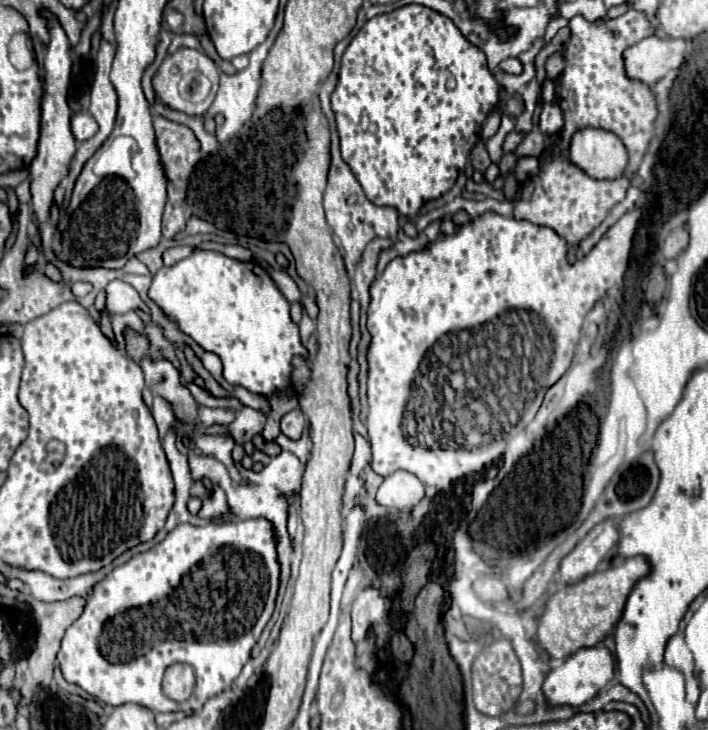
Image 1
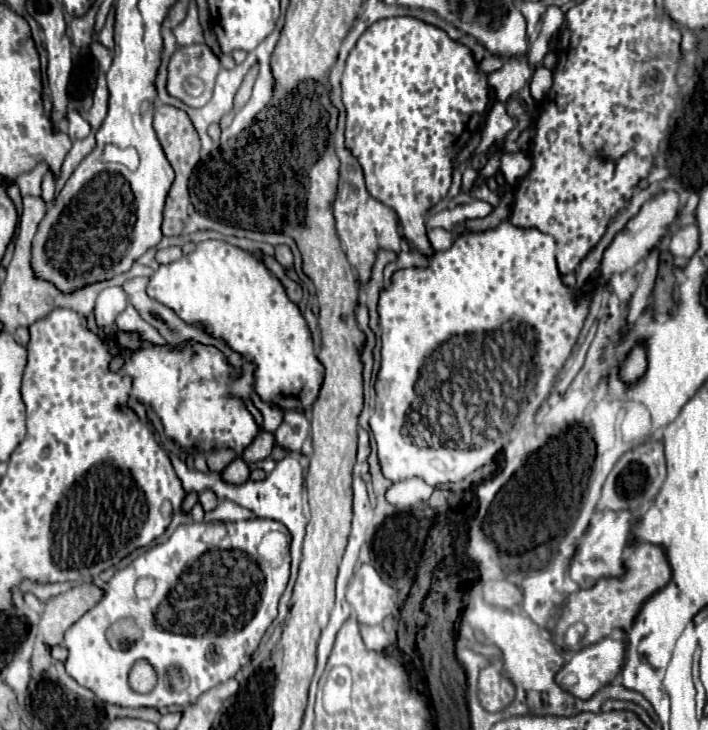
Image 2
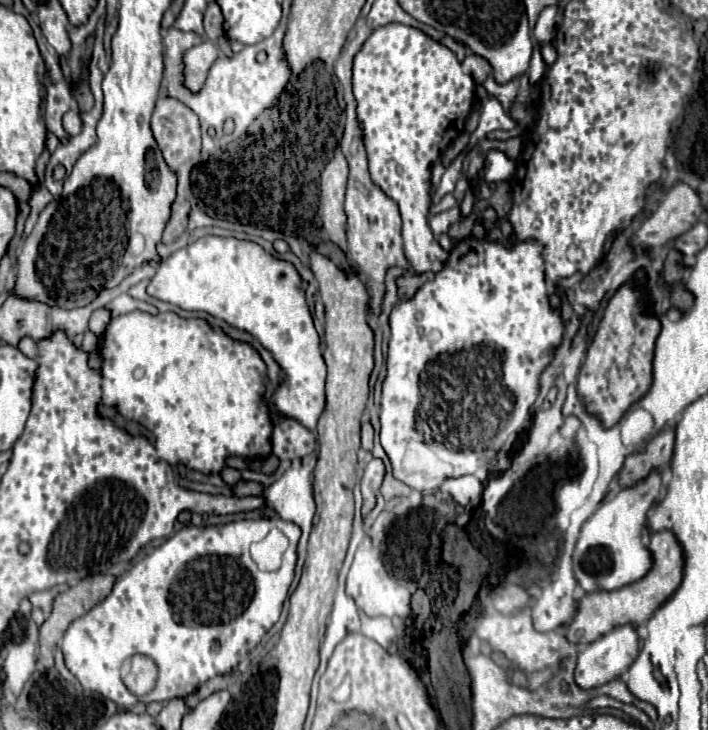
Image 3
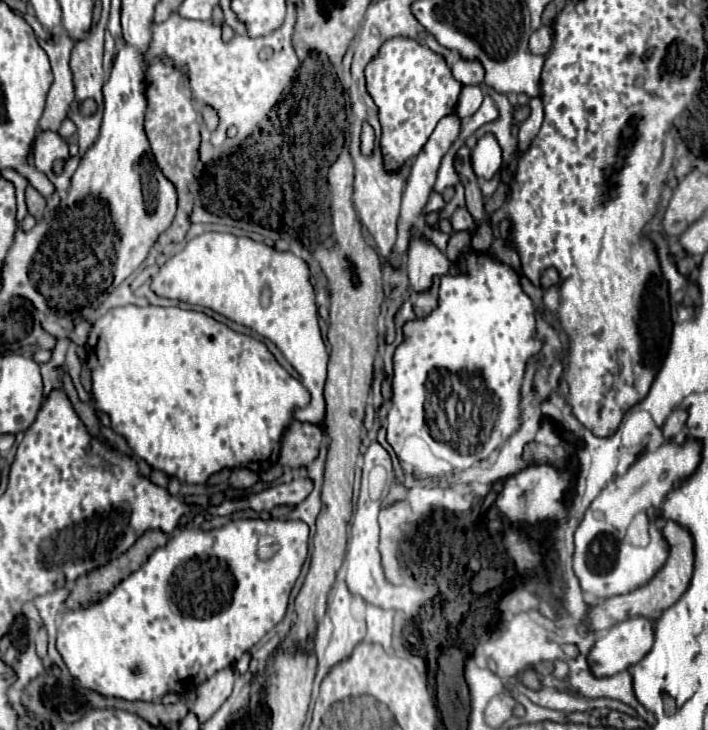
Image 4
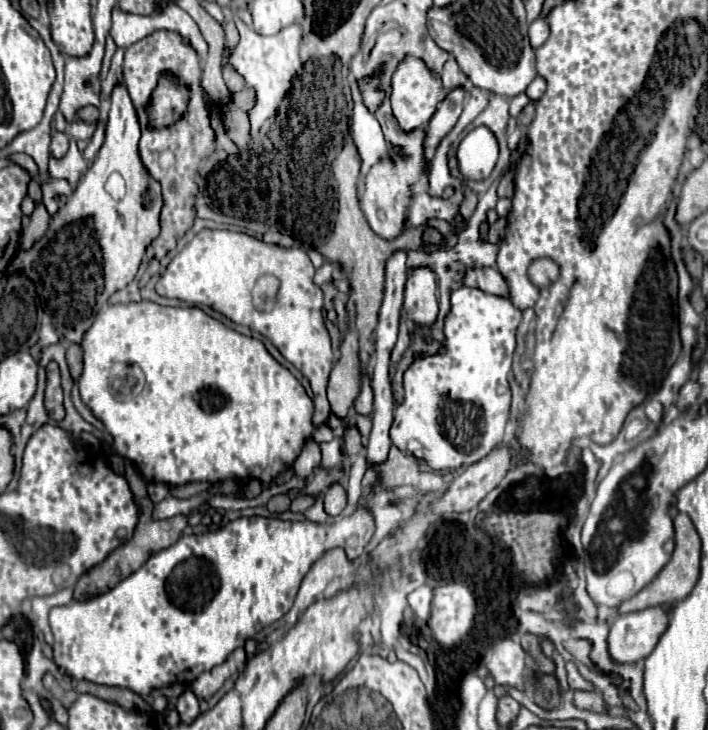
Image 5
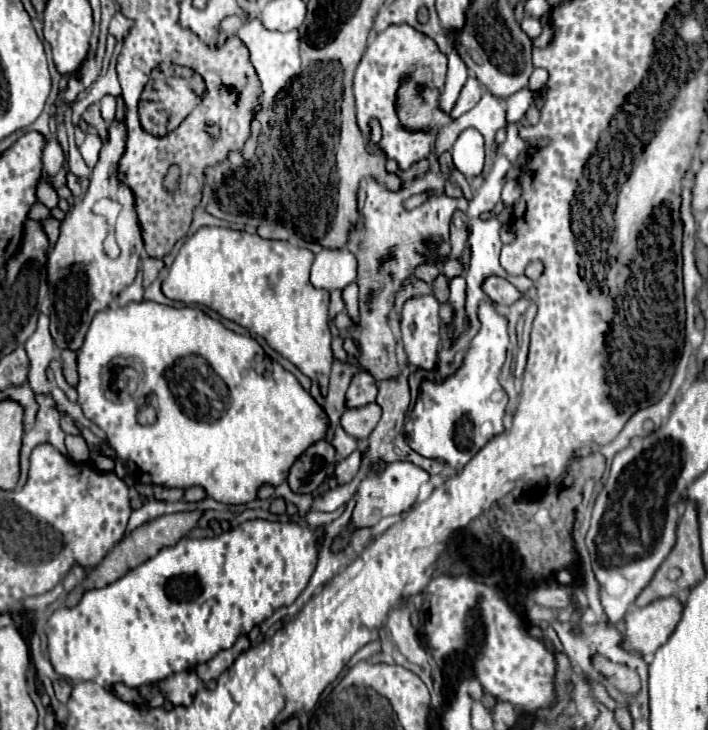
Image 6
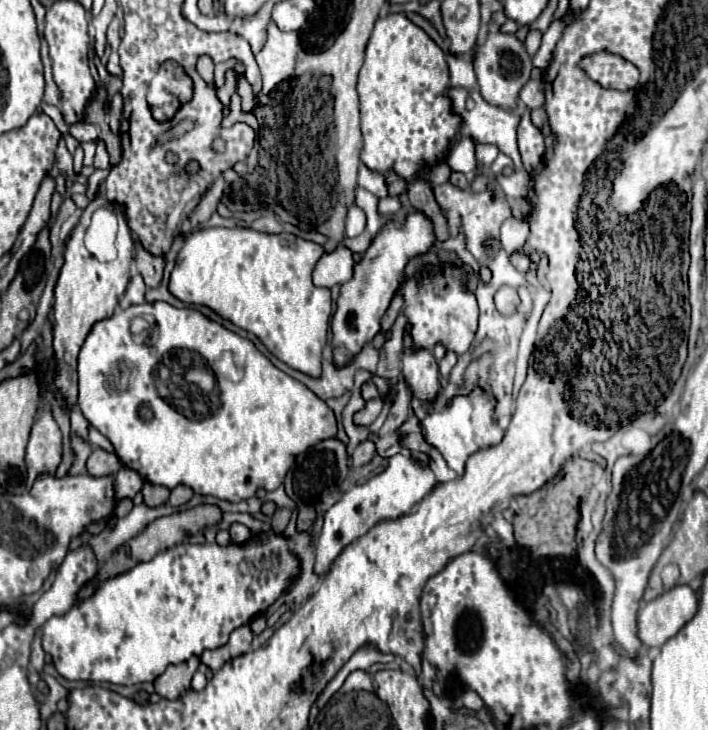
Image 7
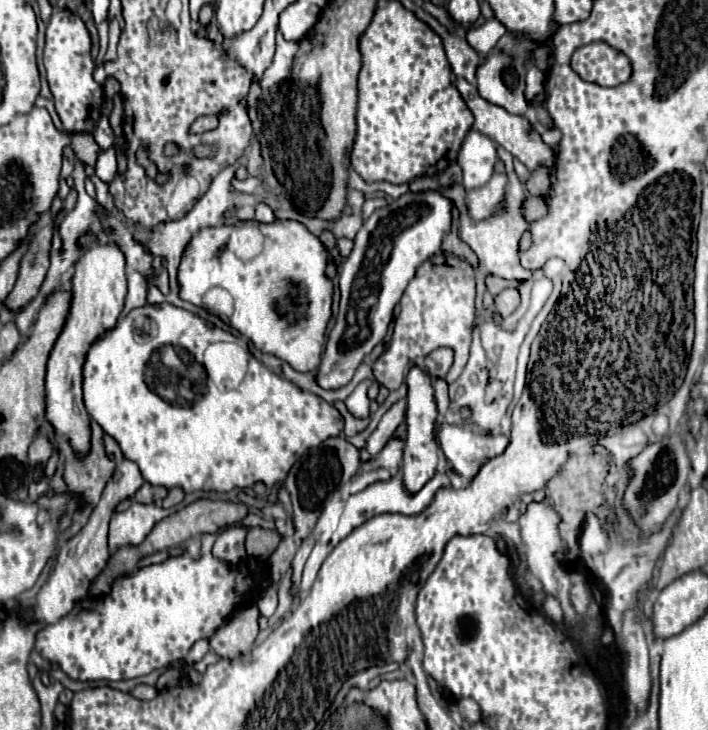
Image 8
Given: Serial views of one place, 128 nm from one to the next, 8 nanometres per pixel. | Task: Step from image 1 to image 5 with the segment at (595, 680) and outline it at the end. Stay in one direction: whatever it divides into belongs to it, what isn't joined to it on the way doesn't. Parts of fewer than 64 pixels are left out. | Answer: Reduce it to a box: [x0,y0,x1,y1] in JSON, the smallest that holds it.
[608,606,668,664]

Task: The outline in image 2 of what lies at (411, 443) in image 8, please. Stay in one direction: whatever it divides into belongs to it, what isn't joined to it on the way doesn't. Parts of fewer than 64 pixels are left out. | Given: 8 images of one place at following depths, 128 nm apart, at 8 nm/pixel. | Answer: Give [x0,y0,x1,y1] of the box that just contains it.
[342,16,488,256]

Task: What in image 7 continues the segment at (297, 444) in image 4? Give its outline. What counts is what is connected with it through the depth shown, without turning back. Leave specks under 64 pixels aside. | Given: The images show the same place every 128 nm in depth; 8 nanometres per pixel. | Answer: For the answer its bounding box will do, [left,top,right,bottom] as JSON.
[286,438,350,532]

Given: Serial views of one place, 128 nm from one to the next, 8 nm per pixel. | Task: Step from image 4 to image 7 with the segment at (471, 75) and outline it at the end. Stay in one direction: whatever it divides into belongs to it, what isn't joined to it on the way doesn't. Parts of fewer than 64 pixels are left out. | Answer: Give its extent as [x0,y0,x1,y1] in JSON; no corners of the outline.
[358,14,462,182]

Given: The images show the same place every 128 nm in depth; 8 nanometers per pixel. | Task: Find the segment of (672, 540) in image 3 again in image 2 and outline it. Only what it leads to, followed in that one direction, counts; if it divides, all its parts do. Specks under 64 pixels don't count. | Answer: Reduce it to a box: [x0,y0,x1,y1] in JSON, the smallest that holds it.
[554,542,672,646]

